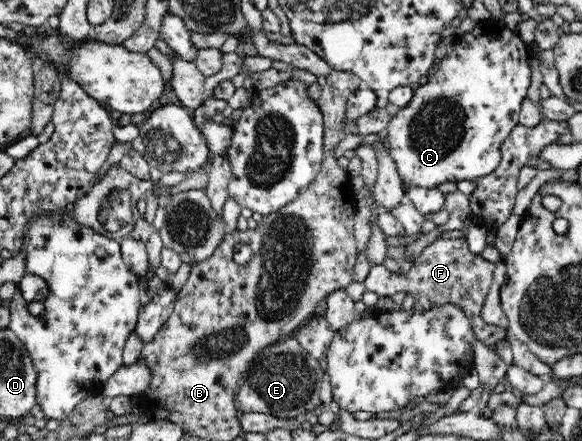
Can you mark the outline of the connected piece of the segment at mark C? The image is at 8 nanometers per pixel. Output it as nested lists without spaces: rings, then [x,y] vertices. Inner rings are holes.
[[[501,23],[480,24],[458,37],[451,52],[441,59],[437,73],[414,90],[413,99],[389,121],[385,130],[390,156],[406,186],[435,187],[441,182],[473,180],[491,174],[501,163],[501,142],[519,124],[521,102],[531,82],[531,46]]]

